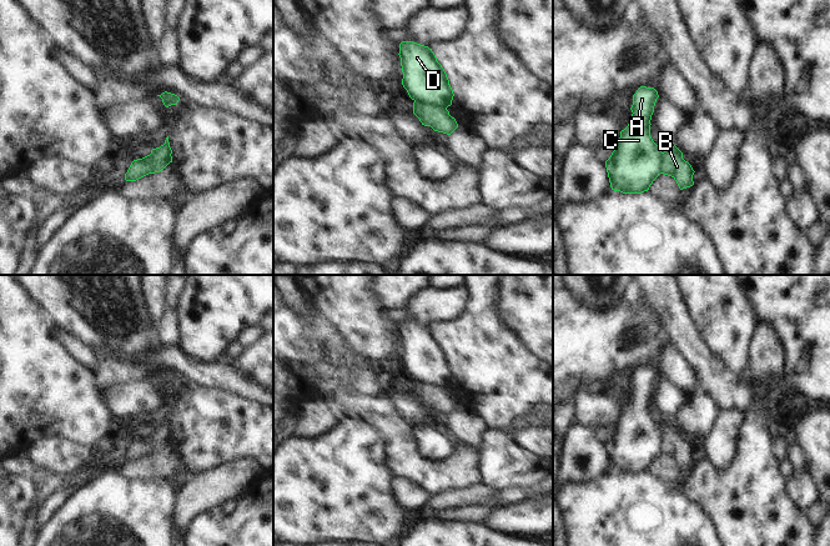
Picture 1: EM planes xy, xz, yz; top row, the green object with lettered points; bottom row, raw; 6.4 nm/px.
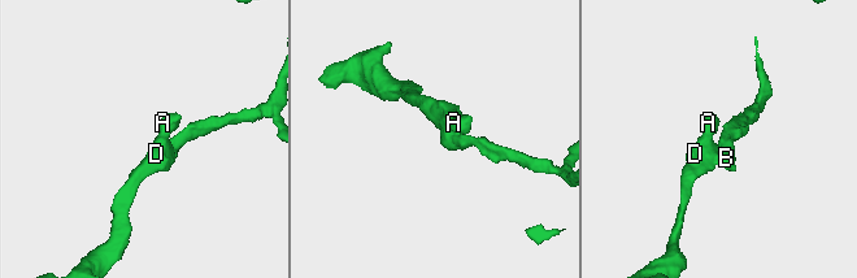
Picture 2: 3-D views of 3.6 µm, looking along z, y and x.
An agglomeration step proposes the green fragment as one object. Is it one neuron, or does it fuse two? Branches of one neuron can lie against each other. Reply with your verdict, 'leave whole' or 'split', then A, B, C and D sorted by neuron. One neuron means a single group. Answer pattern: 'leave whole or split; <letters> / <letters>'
split; A C D / B

